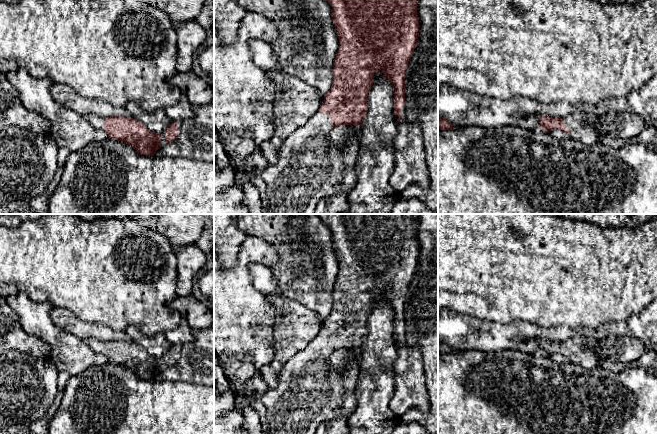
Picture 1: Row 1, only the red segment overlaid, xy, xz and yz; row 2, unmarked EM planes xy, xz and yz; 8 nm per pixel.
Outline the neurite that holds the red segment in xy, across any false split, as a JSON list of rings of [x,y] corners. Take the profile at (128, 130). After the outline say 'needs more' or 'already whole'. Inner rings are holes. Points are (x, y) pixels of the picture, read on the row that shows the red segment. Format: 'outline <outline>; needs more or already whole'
outline [[[86,115],[96,129],[103,130],[109,138],[132,146],[140,155],[154,156],[156,151],[173,142],[181,131],[181,121],[171,121],[161,133],[150,132],[140,121],[123,116],[102,117]]]; needs more

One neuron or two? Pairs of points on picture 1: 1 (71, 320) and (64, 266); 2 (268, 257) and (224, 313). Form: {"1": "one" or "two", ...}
{"1": "two", "2": "one"}

